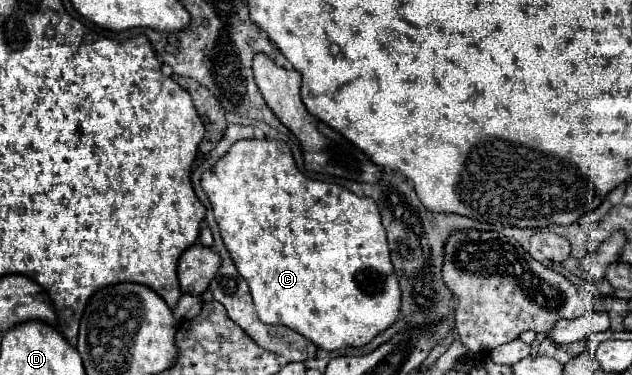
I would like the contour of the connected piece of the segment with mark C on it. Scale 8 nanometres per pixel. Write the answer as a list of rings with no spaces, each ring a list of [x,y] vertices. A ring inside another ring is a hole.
[[[240,140],[240,142],[236,142],[206,172],[206,176],[202,176],[202,188],[204,188],[210,204],[212,204],[216,222],[220,226],[222,240],[224,240],[224,244],[226,244],[226,248],[228,248],[234,264],[236,264],[238,272],[248,282],[252,298],[254,298],[256,314],[264,324],[286,326],[286,328],[302,334],[304,338],[312,340],[318,348],[330,352],[330,350],[344,350],[344,348],[360,348],[360,346],[372,342],[374,336],[388,330],[398,320],[402,294],[400,294],[400,284],[398,284],[396,270],[390,262],[390,248],[388,248],[388,240],[386,240],[386,230],[382,226],[376,202],[372,202],[370,198],[360,198],[360,196],[352,194],[350,190],[346,190],[338,184],[326,184],[326,182],[310,180],[308,176],[304,176],[298,170],[298,166],[294,162],[294,156],[290,152],[290,146],[286,142],[280,142],[280,140]]]

